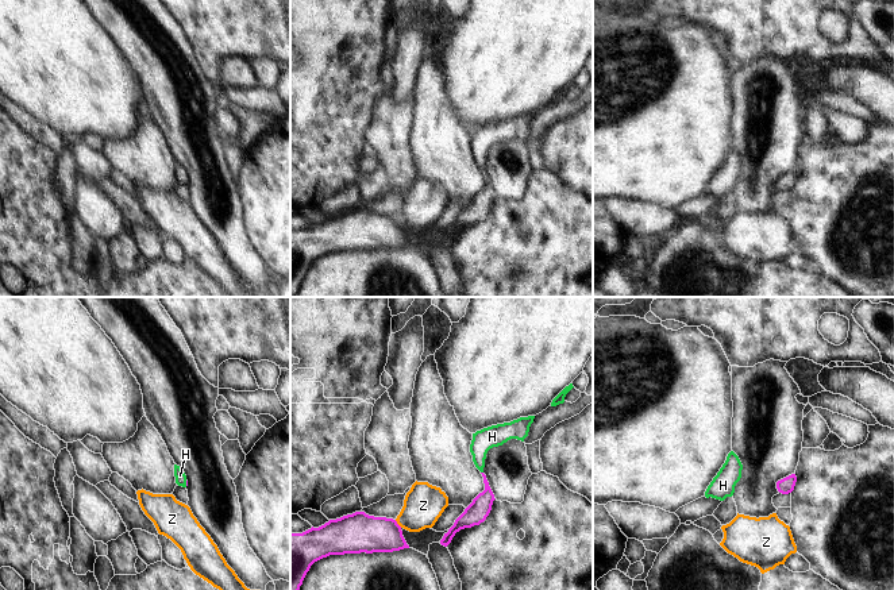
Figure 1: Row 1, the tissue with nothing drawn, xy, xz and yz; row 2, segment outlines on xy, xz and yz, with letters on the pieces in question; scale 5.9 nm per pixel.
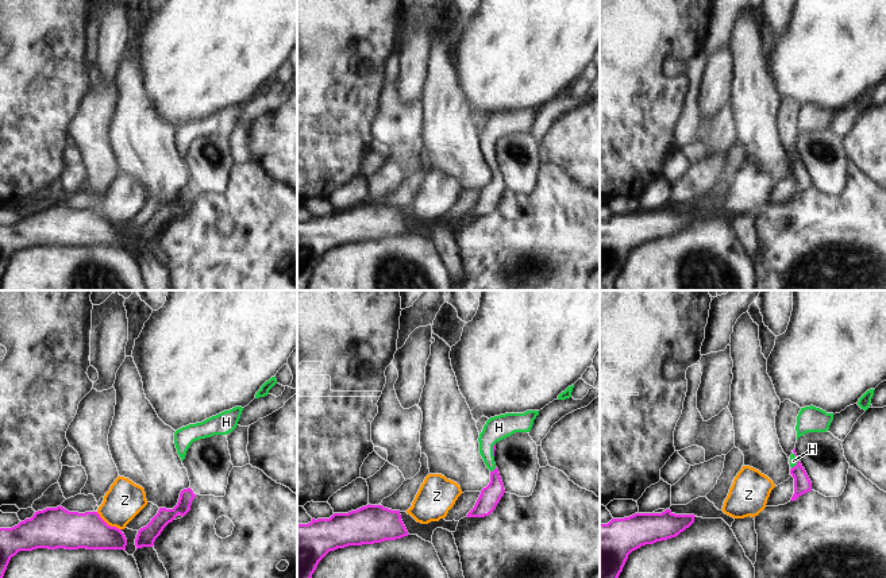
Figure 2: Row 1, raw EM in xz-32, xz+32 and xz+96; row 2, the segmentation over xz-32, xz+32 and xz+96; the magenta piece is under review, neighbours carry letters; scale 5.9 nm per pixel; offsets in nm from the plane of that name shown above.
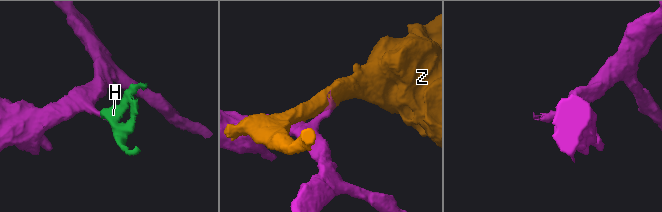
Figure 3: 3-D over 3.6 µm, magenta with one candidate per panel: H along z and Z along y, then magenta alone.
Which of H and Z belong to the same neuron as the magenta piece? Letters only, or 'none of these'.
H

